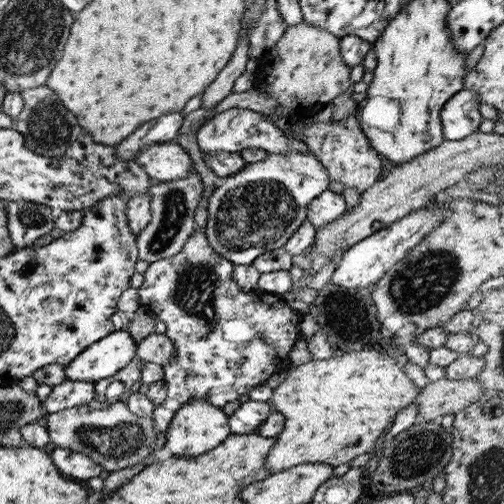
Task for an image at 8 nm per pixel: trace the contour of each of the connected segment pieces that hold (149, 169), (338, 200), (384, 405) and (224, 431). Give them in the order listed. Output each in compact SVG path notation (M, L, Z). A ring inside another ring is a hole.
M175 140L150 144L140 150L135 162L160 183L175 182L194 170L187 151Z
M329 189L324 190L307 208L307 218L314 228L324 228L326 224L338 220L346 212L346 202L342 194L336 194Z
M381 350L350 351L342 356L309 360L293 366L268 399L273 411L284 415L284 428L277 434L276 444L266 456L266 467L270 469L270 474L310 463L326 463L337 467L350 463L360 454L375 452L396 415L414 404L419 391L418 385L408 377L403 366Z
M188 400L186 405L178 410L172 418L168 430L166 430L165 447L170 450L172 456L200 456L210 449L216 448L226 440L232 432L229 425L229 416L222 409L215 408L208 400Z

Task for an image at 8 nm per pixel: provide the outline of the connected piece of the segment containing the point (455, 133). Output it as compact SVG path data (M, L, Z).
M464 89L442 106L441 122L446 141L460 141L473 134L483 122L477 93Z

